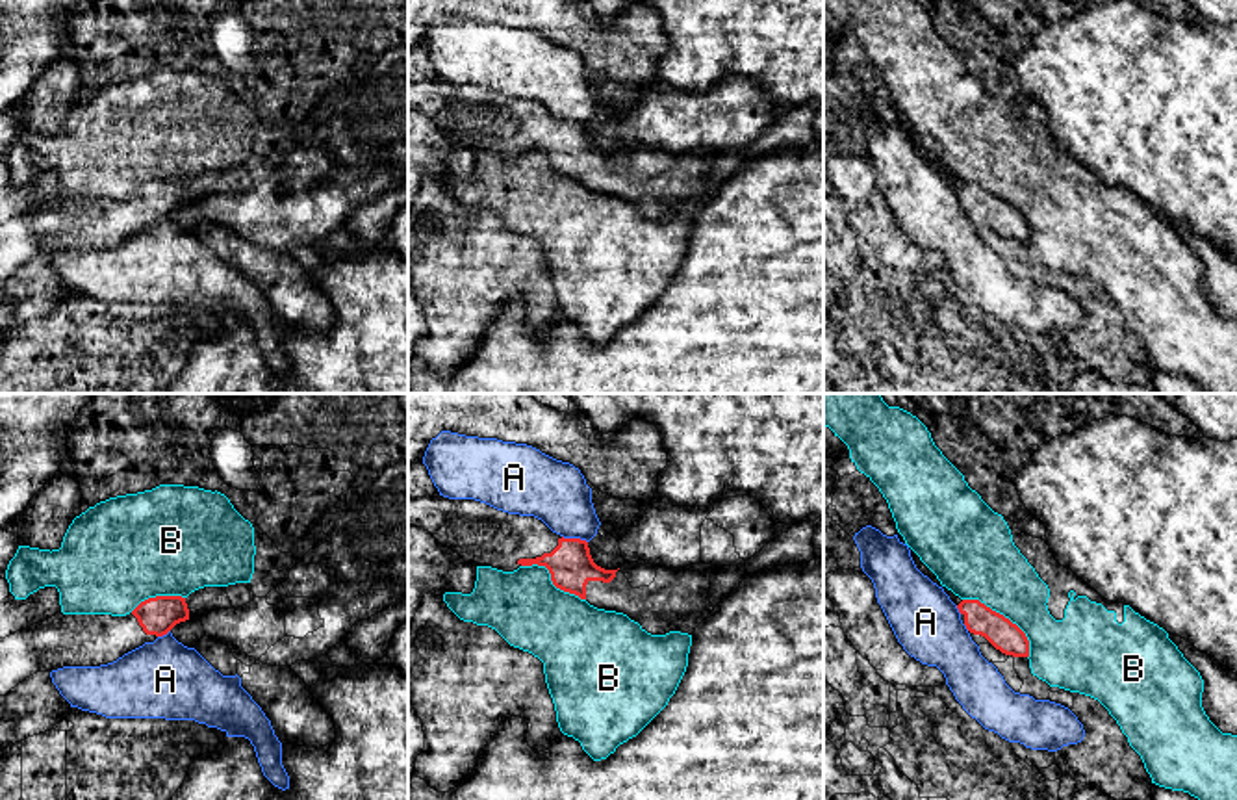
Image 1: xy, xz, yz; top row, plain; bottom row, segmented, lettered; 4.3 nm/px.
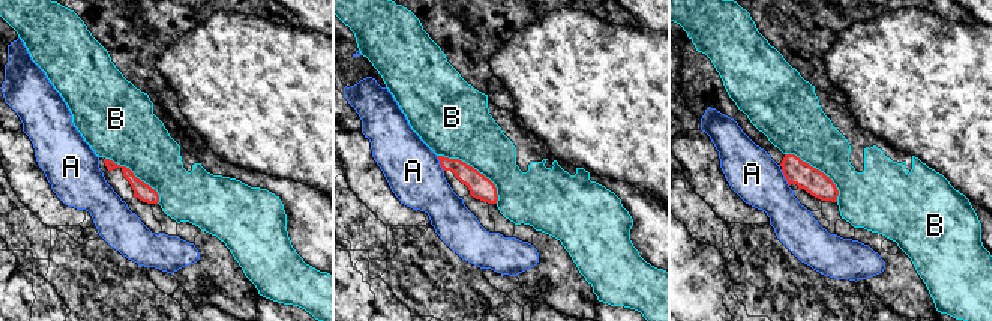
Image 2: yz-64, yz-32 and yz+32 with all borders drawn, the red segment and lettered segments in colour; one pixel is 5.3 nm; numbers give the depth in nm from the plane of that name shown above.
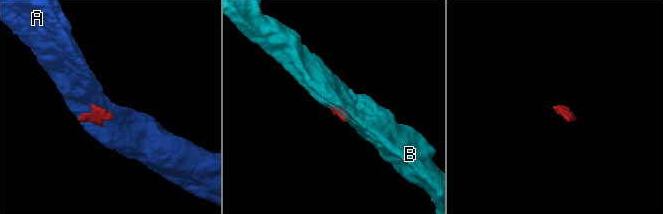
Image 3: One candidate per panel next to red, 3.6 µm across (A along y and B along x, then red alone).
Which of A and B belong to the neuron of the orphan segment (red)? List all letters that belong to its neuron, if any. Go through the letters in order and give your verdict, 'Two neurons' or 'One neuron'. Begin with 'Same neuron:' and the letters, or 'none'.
Same neuron: none
A: Two neurons
B: Two neurons

